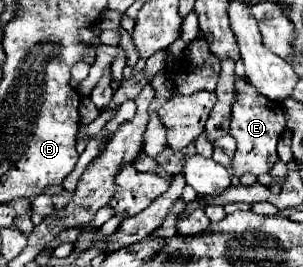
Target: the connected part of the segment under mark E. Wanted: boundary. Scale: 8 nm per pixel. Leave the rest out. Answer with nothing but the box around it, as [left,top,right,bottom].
[231,79,285,177]

